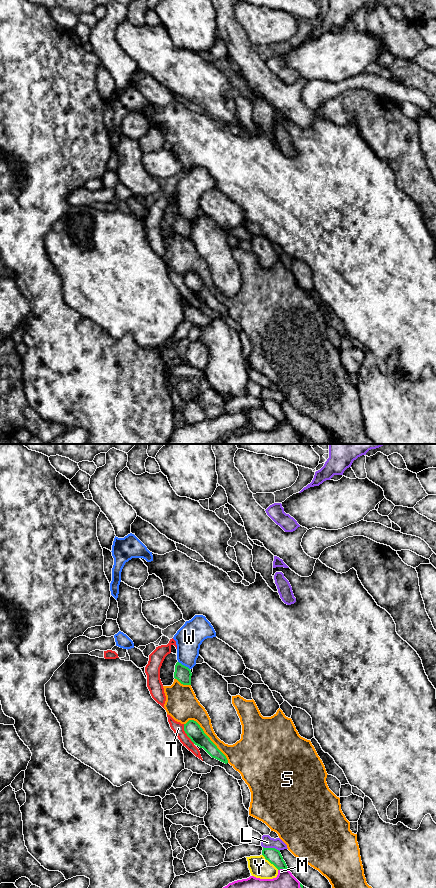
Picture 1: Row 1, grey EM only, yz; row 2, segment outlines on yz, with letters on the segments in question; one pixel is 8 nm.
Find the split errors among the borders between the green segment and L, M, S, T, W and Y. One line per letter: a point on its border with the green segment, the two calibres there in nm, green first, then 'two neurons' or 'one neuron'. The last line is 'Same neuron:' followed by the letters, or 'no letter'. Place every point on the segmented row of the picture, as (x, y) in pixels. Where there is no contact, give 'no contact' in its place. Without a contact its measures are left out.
L: contact yz (271, 848); calibres 120 and 100 nm; two neurons
M: contact yz (283, 869); calibres 120 and 140 nm; two neurons
S: contact yz (207, 736); calibres 130 and 160 nm; two neurons
T: contact yz (186, 733); calibres 130 and 90 nm; two neurons
W: contact yz (183, 665); calibres 130 and 220 nm; two neurons
Y: contact yz (270, 862); calibres 120 and 170 nm; two neurons
Same neuron: no letter

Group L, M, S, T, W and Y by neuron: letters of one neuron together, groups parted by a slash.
L / M / S / T / W / Y

